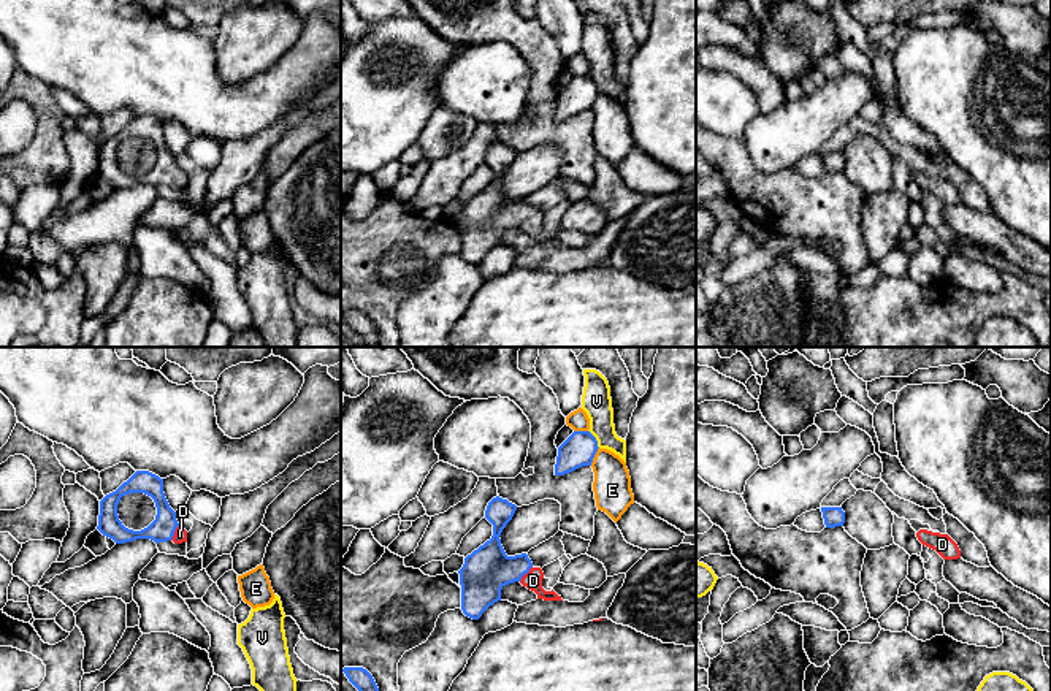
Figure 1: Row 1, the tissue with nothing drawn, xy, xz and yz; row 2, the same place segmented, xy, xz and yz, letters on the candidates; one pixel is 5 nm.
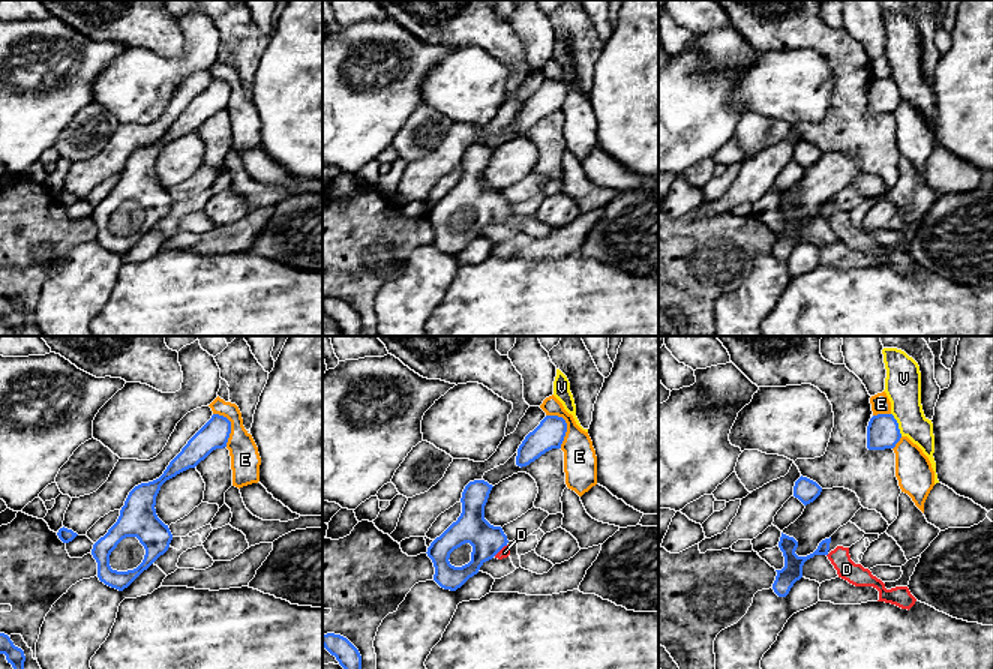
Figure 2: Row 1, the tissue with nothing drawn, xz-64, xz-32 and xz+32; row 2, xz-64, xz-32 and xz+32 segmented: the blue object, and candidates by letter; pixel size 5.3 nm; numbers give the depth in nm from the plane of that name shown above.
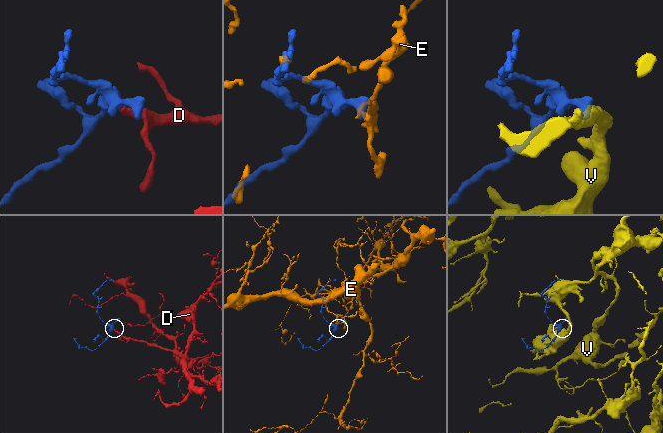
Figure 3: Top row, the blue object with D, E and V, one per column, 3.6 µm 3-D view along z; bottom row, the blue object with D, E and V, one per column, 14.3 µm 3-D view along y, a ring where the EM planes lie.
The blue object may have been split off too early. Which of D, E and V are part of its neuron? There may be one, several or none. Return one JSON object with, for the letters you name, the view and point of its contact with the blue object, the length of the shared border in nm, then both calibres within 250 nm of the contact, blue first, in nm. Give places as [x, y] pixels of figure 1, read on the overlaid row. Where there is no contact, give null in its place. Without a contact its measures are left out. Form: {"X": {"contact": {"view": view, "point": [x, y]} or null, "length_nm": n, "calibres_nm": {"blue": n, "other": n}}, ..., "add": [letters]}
{"D": {"contact": {"view": "xz", "point": [525, 572]}, "length_nm": 100, "calibres_nm": {"blue": 240, "other": 100}}, "add": ["D"]}

